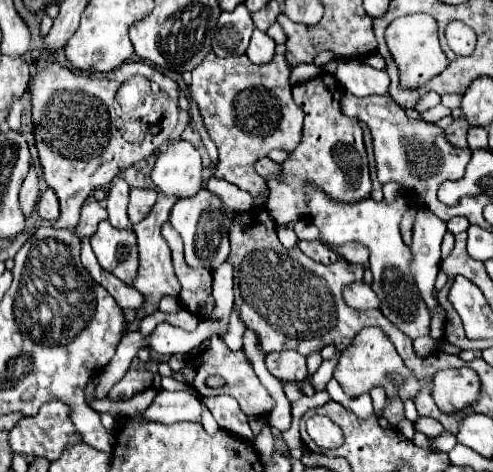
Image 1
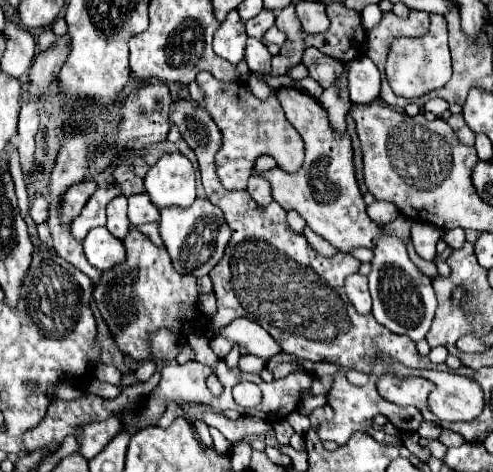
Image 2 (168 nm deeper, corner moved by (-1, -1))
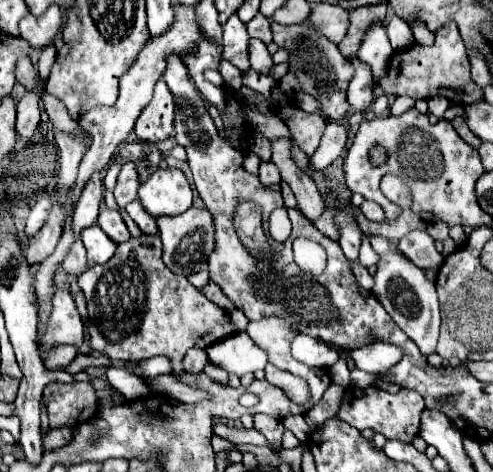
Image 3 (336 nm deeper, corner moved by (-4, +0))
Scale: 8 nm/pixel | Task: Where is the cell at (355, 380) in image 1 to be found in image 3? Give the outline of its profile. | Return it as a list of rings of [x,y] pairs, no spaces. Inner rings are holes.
[[[348,386],[342,398],[342,406],[338,410],[338,418],[350,424],[352,428],[370,428],[374,432],[384,434],[386,440],[400,440],[410,444],[418,436],[422,410],[424,410],[424,398],[408,388],[402,388],[398,394],[390,394],[380,388],[360,390],[356,386]]]

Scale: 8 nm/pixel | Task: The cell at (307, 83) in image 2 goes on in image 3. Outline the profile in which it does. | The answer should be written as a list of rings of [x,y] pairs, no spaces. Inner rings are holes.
[[[252,38],[250,40],[250,68],[260,72],[260,74],[268,74],[270,68],[272,68],[272,56],[270,52],[266,50],[266,44]]]

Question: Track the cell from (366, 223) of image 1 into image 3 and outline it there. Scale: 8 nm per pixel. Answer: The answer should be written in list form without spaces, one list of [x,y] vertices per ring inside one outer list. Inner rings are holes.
[[[370,236],[372,248],[380,254],[378,272],[374,276],[376,284],[372,288],[372,294],[380,300],[380,304],[386,308],[390,318],[400,326],[400,330],[416,342],[420,352],[424,356],[430,356],[436,352],[438,342],[438,328],[440,328],[440,310],[438,310],[438,296],[434,282],[426,278],[426,274],[416,268],[410,260],[404,260],[400,252],[394,250],[394,246],[382,238],[382,236]]]

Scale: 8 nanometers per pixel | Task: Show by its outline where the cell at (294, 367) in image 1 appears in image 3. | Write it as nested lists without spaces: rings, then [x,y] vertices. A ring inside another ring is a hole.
[[[268,364],[264,368],[266,372],[266,380],[278,388],[282,388],[286,392],[286,396],[290,396],[292,402],[296,404],[306,404],[310,400],[310,388],[308,384],[302,380],[302,378],[296,378],[292,376],[290,372],[284,372],[284,370],[278,370],[276,366]]]

